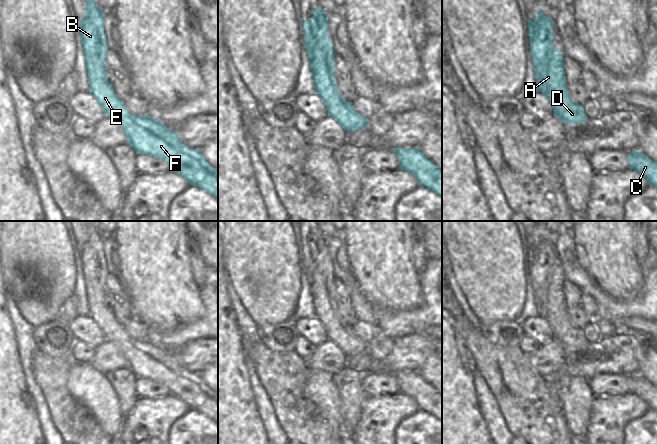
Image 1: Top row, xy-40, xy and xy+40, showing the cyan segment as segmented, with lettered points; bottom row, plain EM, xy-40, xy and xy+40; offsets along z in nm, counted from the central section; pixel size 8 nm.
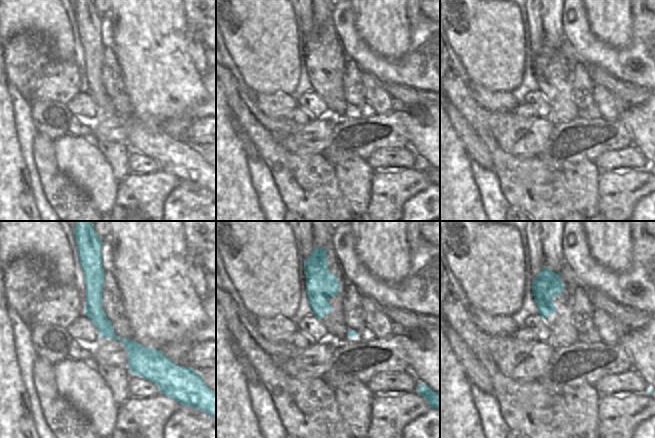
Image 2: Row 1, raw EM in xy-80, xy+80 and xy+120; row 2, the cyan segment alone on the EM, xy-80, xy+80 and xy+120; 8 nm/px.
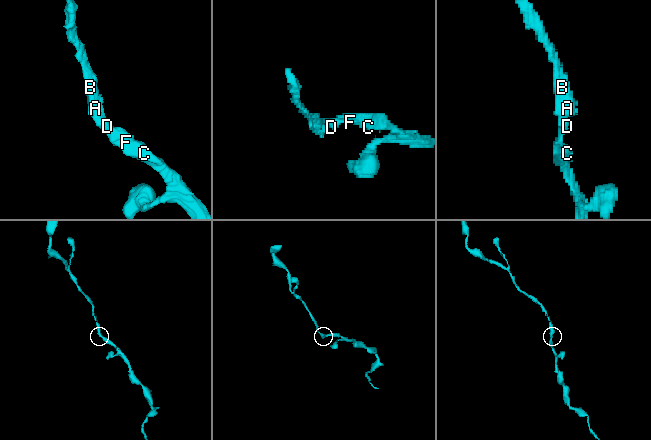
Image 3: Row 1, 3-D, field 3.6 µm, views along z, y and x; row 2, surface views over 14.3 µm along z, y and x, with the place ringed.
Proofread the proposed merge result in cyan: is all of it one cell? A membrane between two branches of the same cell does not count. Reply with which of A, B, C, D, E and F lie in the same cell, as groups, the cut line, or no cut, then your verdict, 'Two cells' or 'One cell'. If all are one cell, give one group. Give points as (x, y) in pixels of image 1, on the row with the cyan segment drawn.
Groups: A B C D E F. No split. One cell

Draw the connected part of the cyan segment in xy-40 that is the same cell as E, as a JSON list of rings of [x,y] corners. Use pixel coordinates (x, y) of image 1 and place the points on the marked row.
[[[86,0],[84,19],[80,21],[78,27],[86,59],[89,92],[98,101],[105,115],[113,118],[122,127],[128,139],[127,143],[136,151],[136,154],[147,154],[163,160],[170,167],[170,170],[177,172],[190,185],[201,188],[218,200],[218,170],[206,161],[201,151],[183,144],[178,139],[178,132],[173,132],[159,120],[151,116],[131,114],[122,100],[115,94],[106,75],[106,55],[109,48],[104,34],[104,12],[94,0]]]

